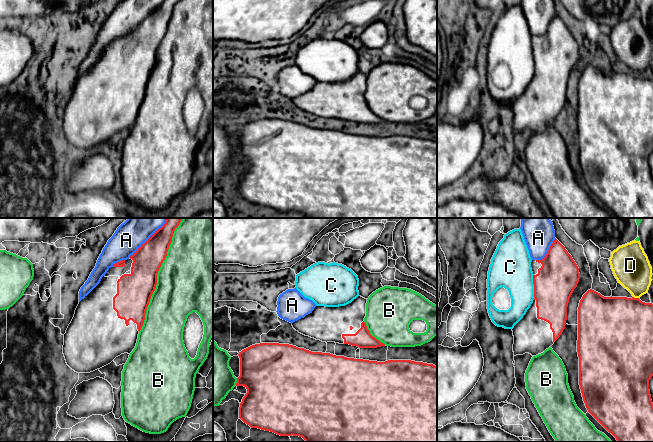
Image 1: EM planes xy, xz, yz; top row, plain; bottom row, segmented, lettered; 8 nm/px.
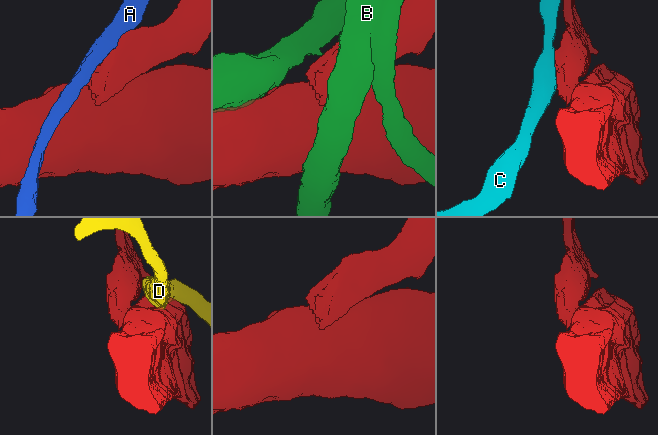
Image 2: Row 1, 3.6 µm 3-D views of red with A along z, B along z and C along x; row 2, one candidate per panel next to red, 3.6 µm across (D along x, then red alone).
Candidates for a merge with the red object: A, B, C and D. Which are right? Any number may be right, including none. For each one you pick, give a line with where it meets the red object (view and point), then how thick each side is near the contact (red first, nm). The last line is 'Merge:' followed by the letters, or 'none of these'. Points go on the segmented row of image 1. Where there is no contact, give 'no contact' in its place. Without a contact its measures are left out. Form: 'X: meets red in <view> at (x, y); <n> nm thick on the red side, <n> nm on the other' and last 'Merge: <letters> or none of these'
Merge: none of these

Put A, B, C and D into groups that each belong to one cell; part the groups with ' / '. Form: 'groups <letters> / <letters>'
groups A / B / C / D

